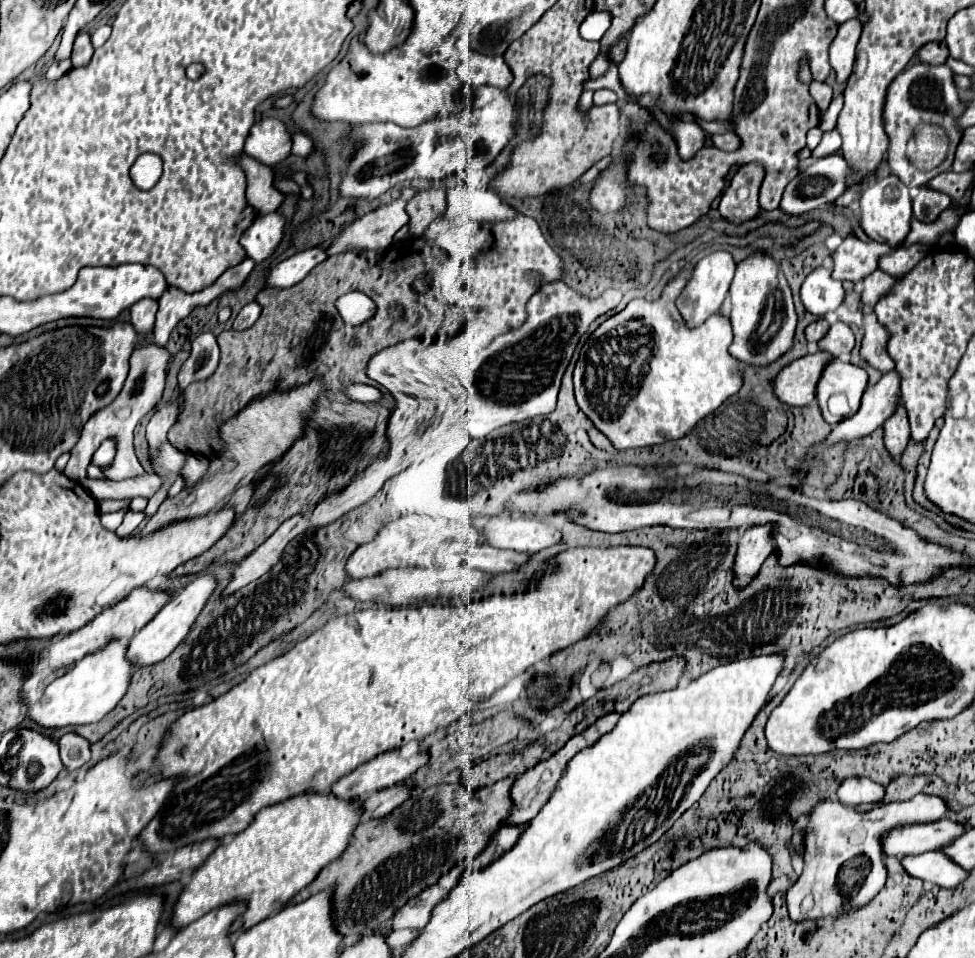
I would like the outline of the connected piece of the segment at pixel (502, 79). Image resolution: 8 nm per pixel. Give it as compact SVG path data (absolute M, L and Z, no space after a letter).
M490 57L488 65L490 65L490 71L484 71L484 75L480 75L480 77L472 77L470 75L470 83L474 87L492 85L492 87L506 89L512 83L512 71L510 71L510 67L508 65L504 67L502 57Z

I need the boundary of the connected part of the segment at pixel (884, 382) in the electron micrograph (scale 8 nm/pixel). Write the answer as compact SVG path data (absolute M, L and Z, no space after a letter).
M886 373L874 387L868 387L864 391L858 413L836 423L830 435L824 439L824 443L826 445L848 443L870 435L894 413L898 403L900 403L898 375Z

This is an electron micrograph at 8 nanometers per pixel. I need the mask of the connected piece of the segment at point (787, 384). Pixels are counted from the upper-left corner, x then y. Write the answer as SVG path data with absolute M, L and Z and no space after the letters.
M818 351L816 355L806 355L790 365L782 367L772 381L774 395L786 403L804 407L814 399L814 385L822 373L822 365L830 361L830 355Z

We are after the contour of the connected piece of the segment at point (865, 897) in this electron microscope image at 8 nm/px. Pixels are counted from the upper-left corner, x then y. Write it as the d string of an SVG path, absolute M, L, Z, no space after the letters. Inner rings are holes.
M916 795L902 803L888 803L870 811L856 811L844 807L838 799L830 799L814 809L806 825L806 853L804 873L788 891L788 911L794 921L836 917L840 911L850 913L870 903L886 883L886 865L882 839L888 831L904 825L934 823L954 811L944 799L934 795ZM832 867L832 875L830 875Z

